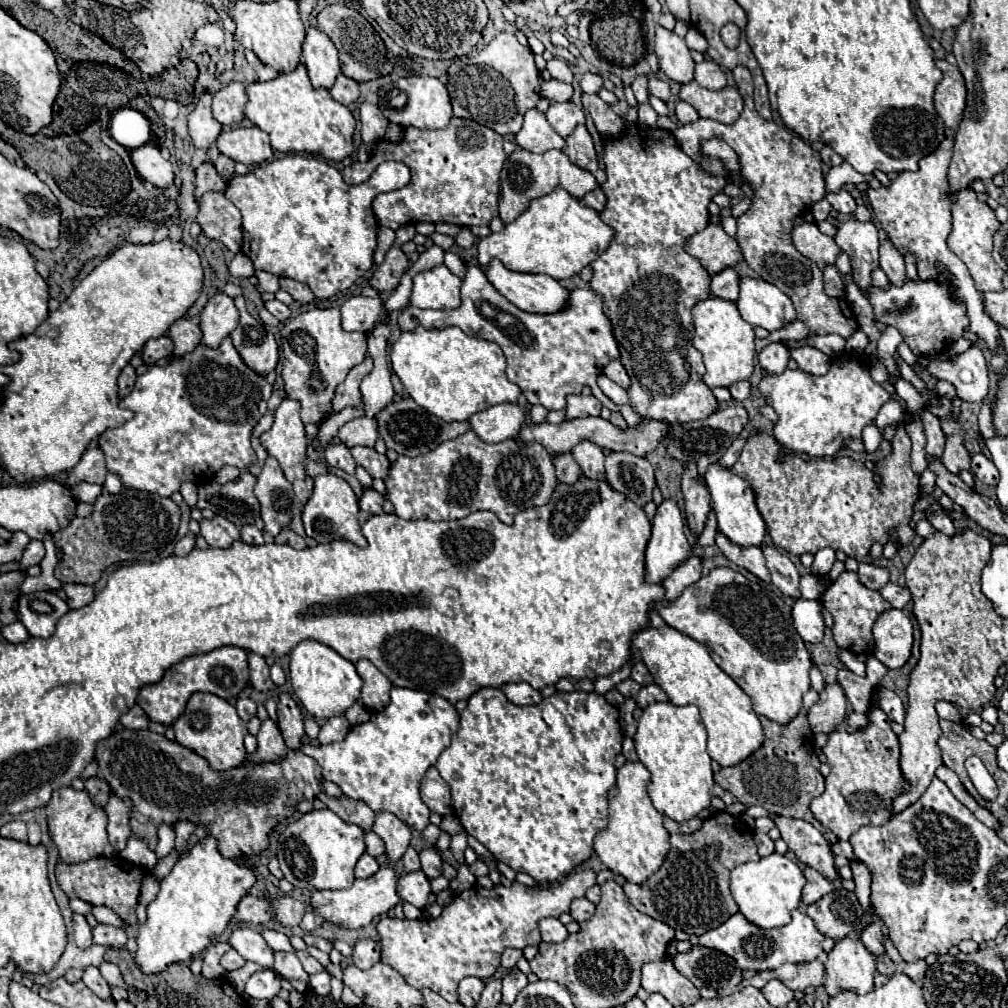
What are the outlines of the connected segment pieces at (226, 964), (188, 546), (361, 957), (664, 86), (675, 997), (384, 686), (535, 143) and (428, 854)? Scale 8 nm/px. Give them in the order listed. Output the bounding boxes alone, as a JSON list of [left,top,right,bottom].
[[220,949,244,971],[174,533,196,555],[352,939,380,969],[650,77,670,101],[642,959,700,1005],[356,659,392,713],[516,109,566,153],[420,847,442,879]]

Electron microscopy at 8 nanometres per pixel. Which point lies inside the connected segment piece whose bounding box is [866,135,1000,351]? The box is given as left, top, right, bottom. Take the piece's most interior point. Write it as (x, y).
(915, 210)

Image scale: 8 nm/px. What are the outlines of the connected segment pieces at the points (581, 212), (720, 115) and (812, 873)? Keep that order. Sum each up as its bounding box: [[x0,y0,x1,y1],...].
[[478,187,616,279],[680,81,742,123],[802,867,836,905]]

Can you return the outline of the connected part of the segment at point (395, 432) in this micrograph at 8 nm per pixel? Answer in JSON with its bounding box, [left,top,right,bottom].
[376,397,470,457]

